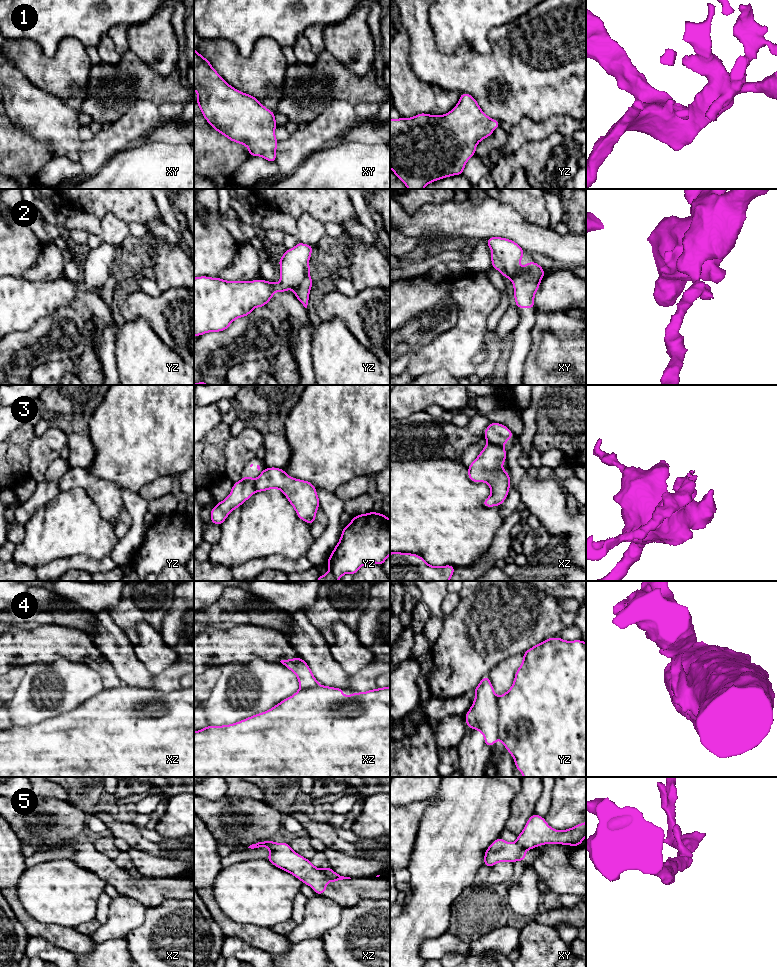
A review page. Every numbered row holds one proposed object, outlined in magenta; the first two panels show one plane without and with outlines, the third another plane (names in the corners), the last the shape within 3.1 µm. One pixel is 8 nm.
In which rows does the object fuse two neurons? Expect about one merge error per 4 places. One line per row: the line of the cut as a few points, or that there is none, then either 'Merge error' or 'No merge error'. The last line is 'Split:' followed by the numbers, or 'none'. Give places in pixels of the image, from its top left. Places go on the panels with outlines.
1: No split. No merge error
2: Split along yz (307, 263), (303, 280), (293, 290). Merge error
3: Split along xz (489, 442), (502, 447). Merge error
4: Split along yz (496, 697), (497, 736), (499, 738). Merge error
5: Split along xz (319, 869), (328, 880). Merge error
Split: 2, 3, 4, 5

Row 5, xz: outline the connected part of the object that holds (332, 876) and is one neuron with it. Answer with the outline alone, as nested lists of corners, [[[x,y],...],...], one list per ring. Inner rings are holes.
[[[330,867],[320,869],[320,870],[325,875],[327,880],[331,881],[332,883],[336,882],[336,881],[339,881],[339,880],[343,880],[343,879],[351,879],[350,877],[344,877],[344,876],[341,876],[341,875],[337,874]]]

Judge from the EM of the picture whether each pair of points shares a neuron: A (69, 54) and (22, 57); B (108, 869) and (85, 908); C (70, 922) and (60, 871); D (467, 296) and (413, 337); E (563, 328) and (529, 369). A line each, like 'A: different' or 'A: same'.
A: same
B: different
C: same
D: different
E: same

